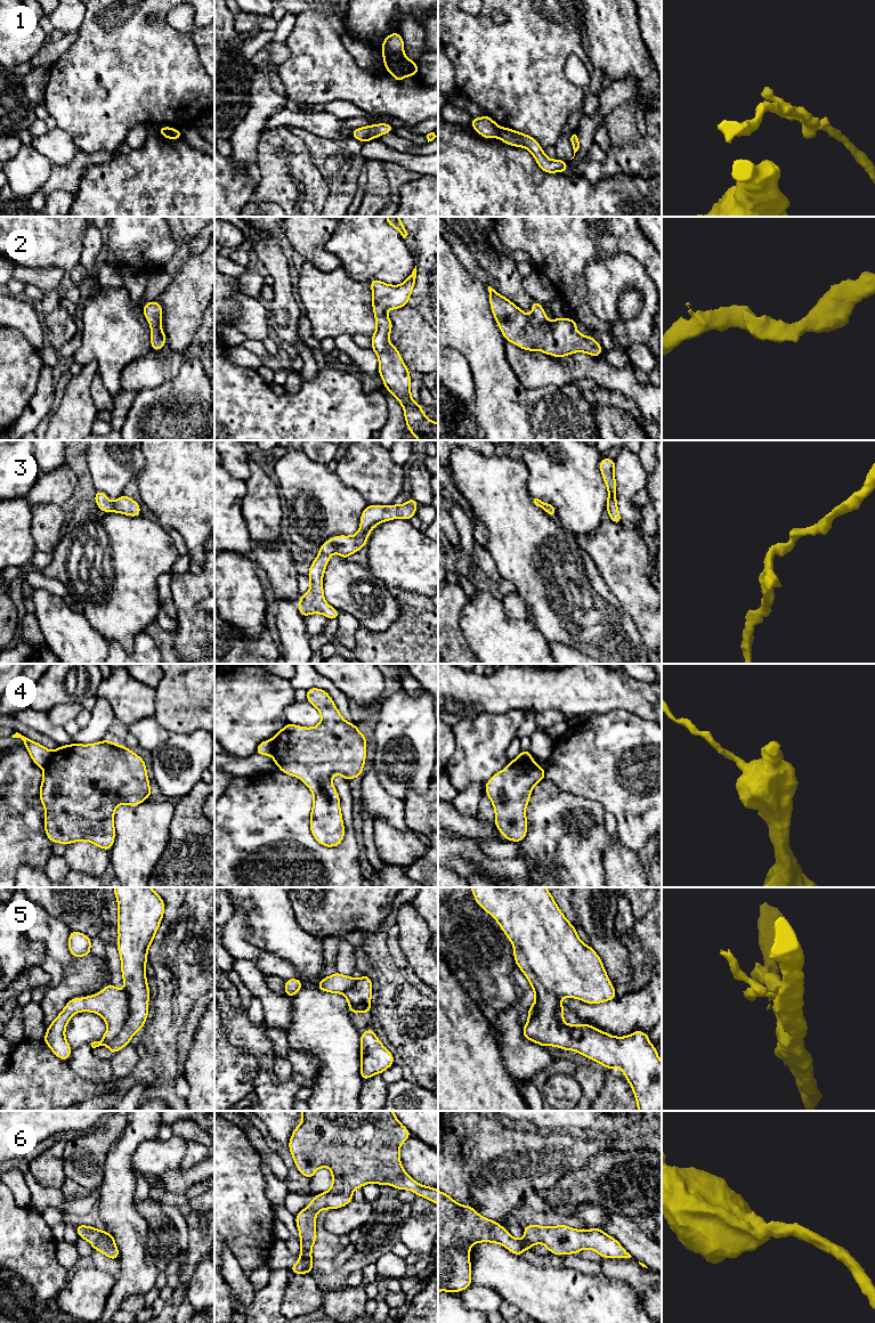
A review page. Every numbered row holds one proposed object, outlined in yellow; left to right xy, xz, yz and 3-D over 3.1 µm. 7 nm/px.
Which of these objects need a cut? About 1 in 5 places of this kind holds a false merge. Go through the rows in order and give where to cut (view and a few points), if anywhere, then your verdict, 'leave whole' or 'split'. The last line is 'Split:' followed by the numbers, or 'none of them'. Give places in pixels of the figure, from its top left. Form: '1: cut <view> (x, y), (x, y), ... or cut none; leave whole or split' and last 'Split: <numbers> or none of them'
1: cut xz (403, 53), (383, 56); split
2: cut none; leave whole
3: cut none; leave whole
4: cut yz (532, 757), (515, 760); split
5: cut none; leave whole
6: cut none; leave whole
Split: 1, 4

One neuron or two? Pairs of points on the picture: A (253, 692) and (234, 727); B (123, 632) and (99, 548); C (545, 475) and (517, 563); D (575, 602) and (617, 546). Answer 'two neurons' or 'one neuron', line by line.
A: one neuron
B: one neuron
C: two neurons
D: two neurons

